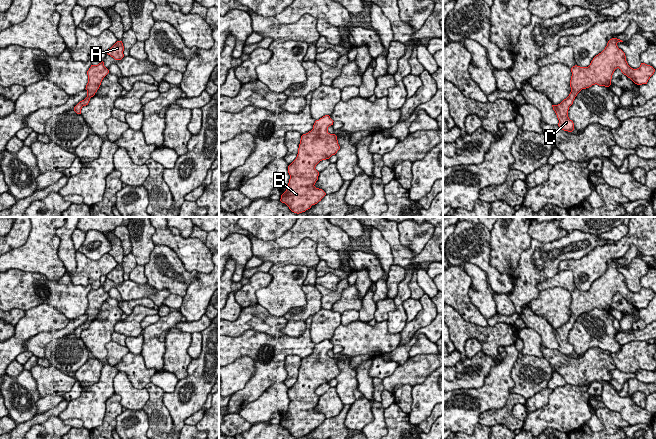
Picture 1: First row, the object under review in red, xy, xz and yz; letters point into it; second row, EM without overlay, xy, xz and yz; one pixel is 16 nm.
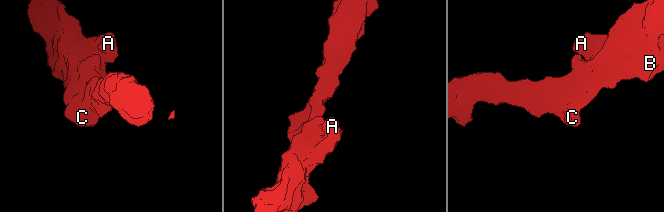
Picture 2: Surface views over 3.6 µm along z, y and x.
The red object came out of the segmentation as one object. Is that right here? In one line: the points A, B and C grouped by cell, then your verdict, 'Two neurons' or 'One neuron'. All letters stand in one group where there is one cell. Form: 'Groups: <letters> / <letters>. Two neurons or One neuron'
Groups: A B C. One neuron

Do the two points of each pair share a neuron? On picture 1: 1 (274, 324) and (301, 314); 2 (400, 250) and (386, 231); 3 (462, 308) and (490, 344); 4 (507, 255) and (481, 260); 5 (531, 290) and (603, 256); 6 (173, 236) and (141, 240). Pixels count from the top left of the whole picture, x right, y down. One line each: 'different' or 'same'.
1: different
2: same
3: different
4: different
5: different
6: different

